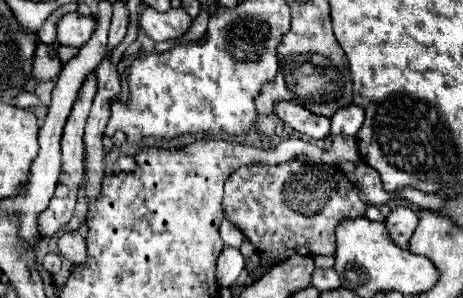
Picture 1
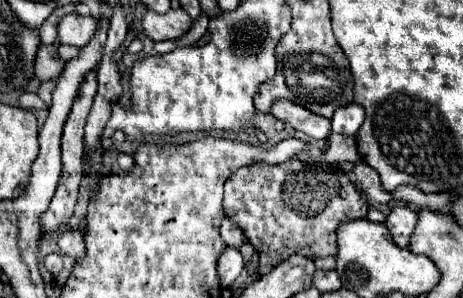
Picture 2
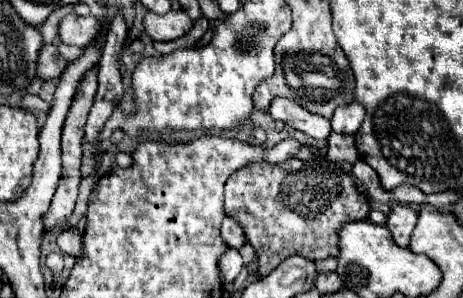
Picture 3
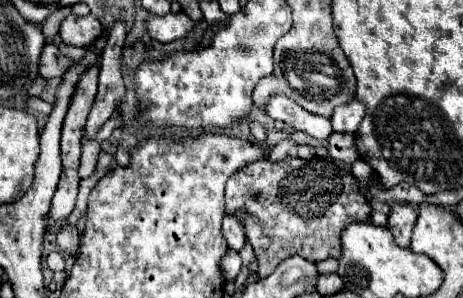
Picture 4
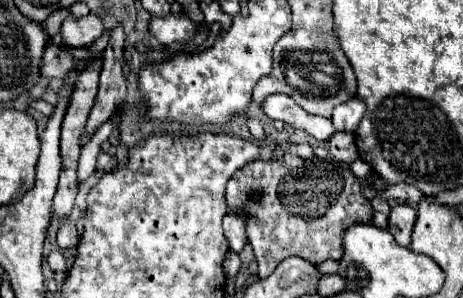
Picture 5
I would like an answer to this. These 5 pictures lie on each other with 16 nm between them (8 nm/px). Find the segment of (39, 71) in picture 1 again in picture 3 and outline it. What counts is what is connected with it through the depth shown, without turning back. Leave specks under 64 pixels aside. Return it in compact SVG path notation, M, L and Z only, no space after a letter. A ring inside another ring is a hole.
M44 44L42 52L40 52L40 60L38 60L38 76L42 80L50 80L50 78L60 78L64 74L64 70L68 68L70 60L62 58L62 54L58 52L58 48L54 44Z

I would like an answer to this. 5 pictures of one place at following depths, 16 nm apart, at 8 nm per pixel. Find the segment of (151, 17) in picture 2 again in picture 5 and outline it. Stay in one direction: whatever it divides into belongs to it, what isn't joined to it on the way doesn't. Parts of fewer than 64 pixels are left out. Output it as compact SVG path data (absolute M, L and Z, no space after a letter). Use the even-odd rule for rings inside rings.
M166 16L166 18L150 18L150 34L164 46L174 42L188 42L196 34L196 24L188 16Z

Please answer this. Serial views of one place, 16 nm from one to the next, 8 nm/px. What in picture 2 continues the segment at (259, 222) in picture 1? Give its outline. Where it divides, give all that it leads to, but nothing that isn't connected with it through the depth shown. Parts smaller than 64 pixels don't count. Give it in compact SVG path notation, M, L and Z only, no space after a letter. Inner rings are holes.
M290 158L288 162L274 166L256 162L236 170L226 180L224 212L240 224L248 242L254 246L260 256L258 272L264 276L292 254L310 260L336 256L336 230L344 222L366 218L368 202L340 166Z

